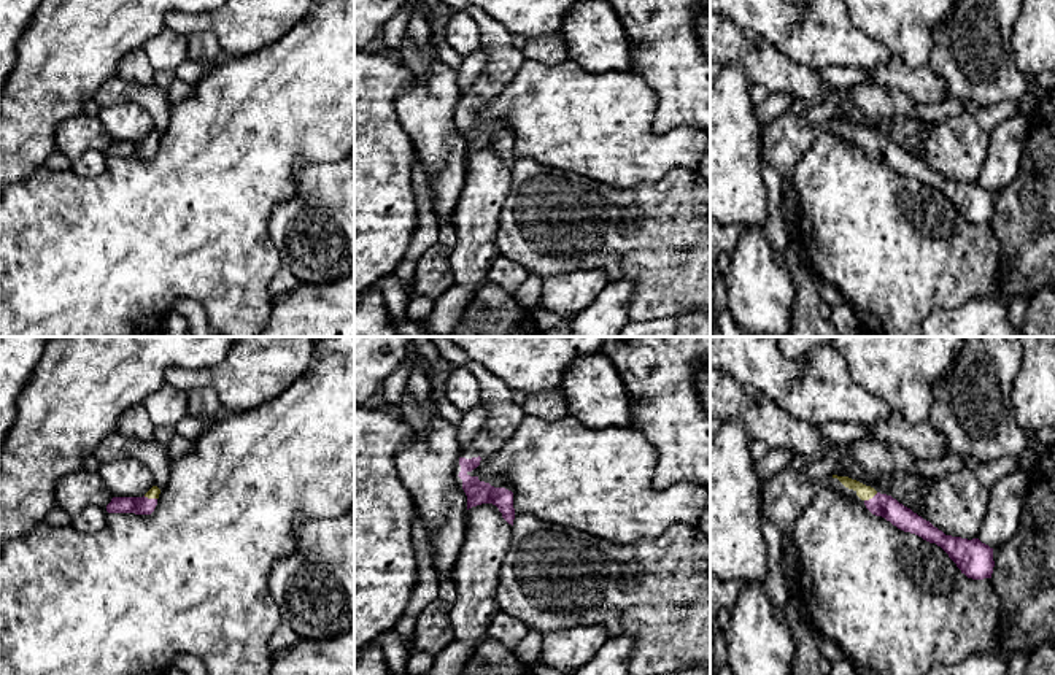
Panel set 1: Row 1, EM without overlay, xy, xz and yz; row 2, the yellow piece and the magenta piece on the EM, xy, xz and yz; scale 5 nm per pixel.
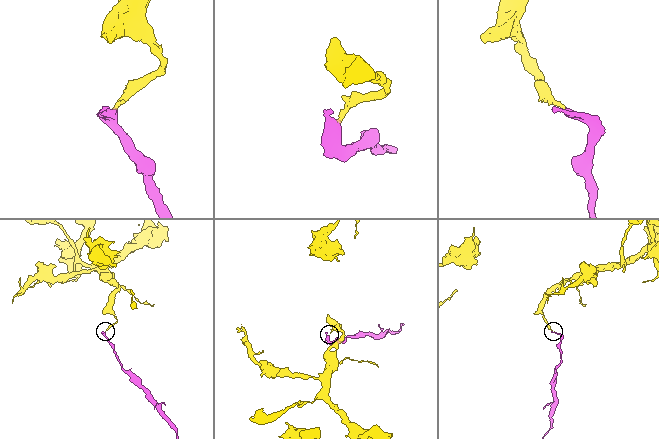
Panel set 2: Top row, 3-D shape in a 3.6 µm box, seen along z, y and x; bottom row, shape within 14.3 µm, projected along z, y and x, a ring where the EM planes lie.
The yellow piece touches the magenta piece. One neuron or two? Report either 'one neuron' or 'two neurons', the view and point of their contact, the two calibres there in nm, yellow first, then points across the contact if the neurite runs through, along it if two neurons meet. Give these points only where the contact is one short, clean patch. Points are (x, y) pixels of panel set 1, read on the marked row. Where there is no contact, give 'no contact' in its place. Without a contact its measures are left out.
one neuron | yz (871, 497) | 80/120 nm | across yz (865, 493), (871, 497), (884, 505)

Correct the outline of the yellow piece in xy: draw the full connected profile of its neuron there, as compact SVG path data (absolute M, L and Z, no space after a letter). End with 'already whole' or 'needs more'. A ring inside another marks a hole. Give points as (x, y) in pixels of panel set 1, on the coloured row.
M153 486L143 497L113 497L106 505L108 513L151 515L157 505L160 489Z | needs more

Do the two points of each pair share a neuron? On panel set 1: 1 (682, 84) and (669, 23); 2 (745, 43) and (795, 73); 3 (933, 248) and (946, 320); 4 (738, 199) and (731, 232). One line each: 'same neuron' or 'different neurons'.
1: same neuron
2: same neuron
3: different neurons
4: different neurons

